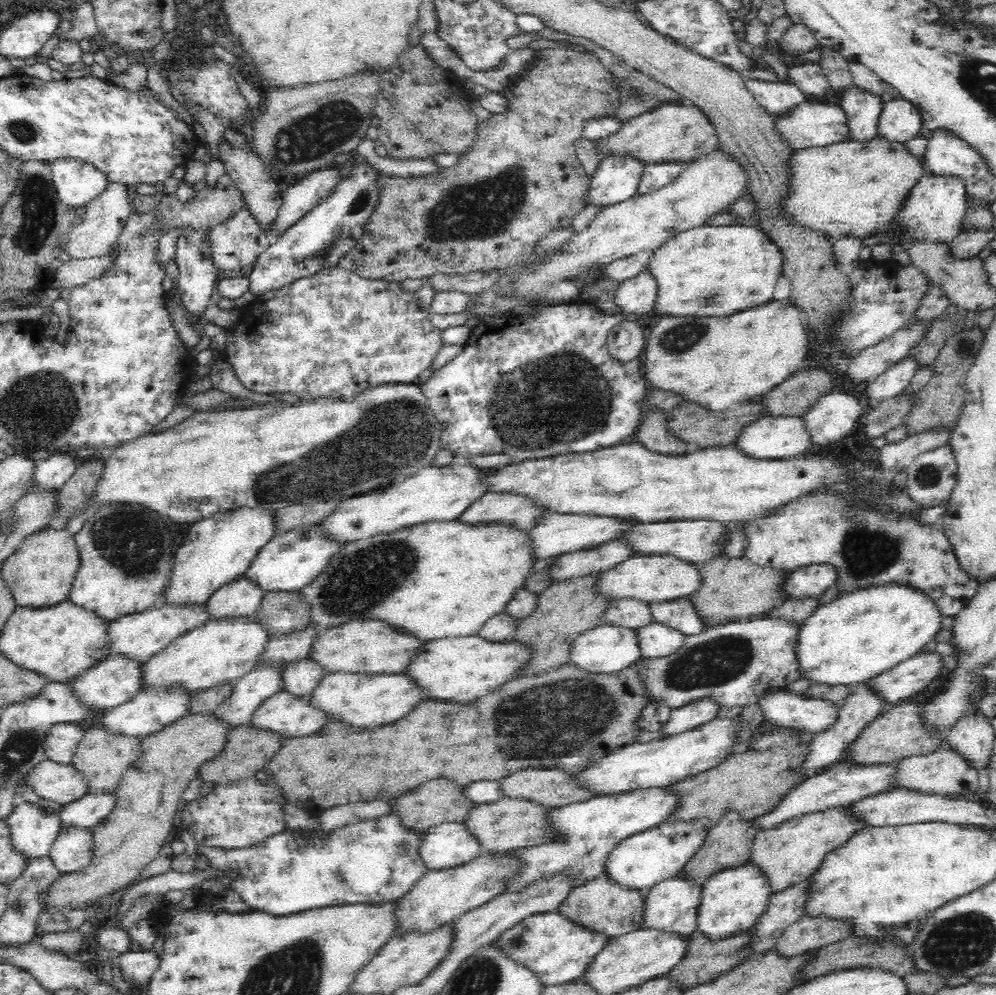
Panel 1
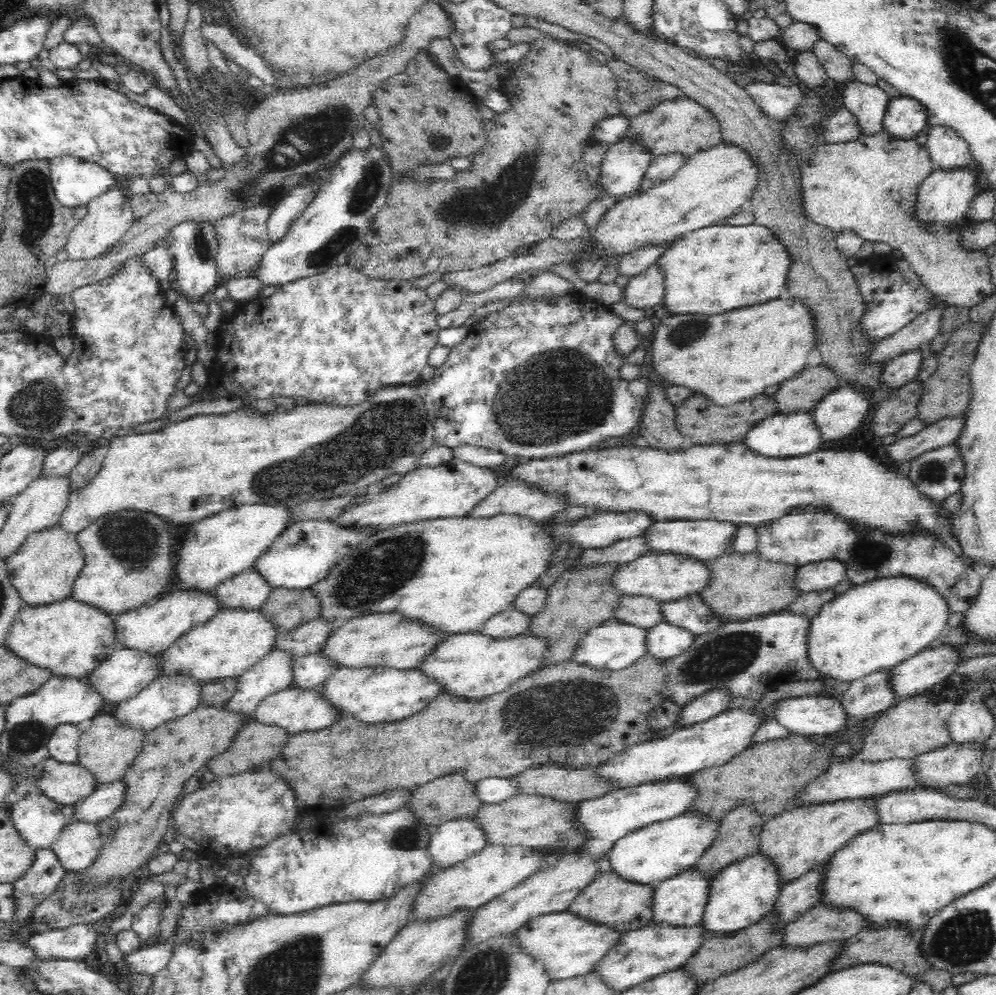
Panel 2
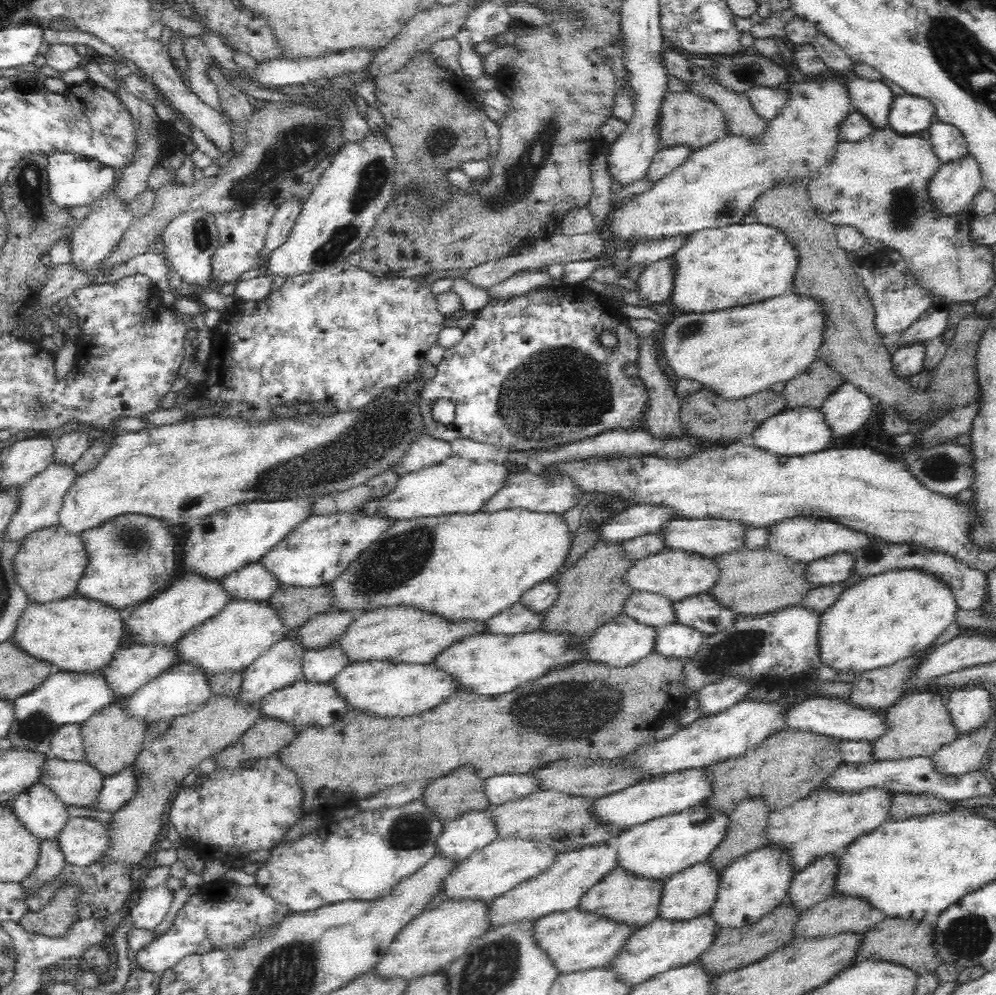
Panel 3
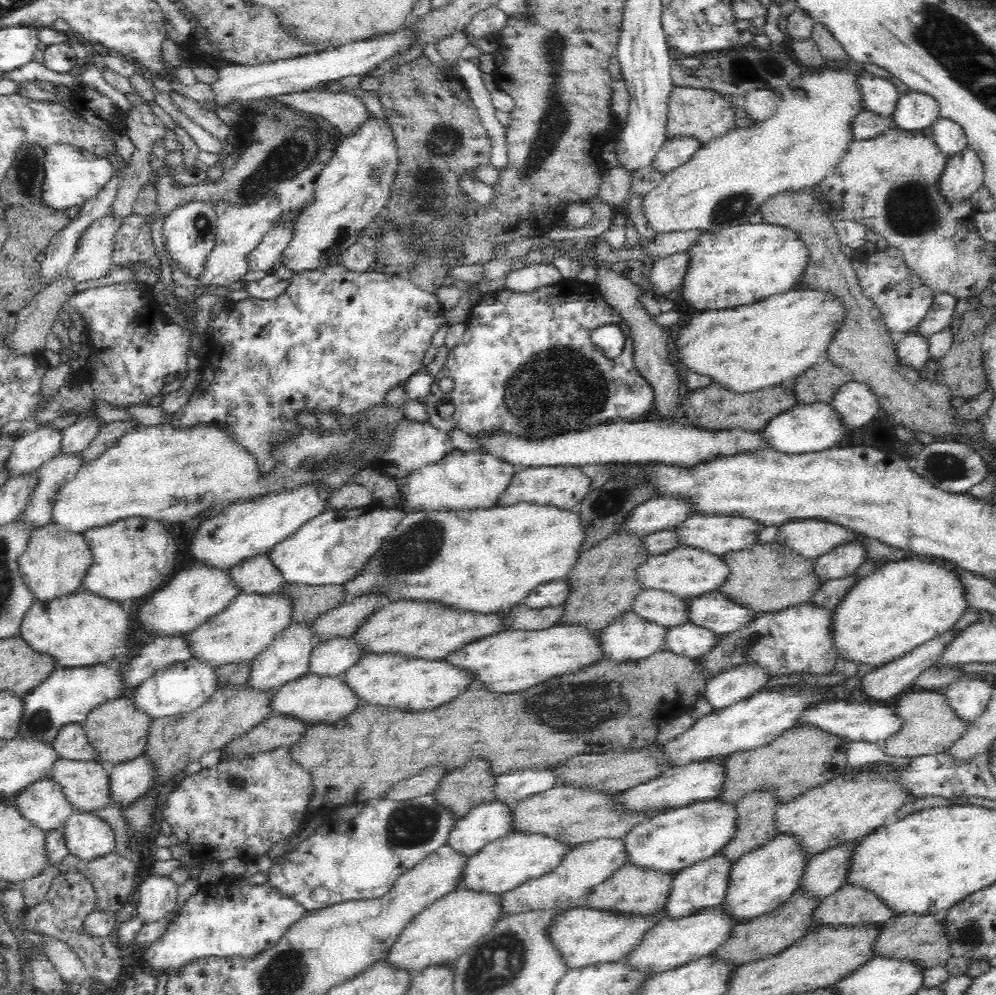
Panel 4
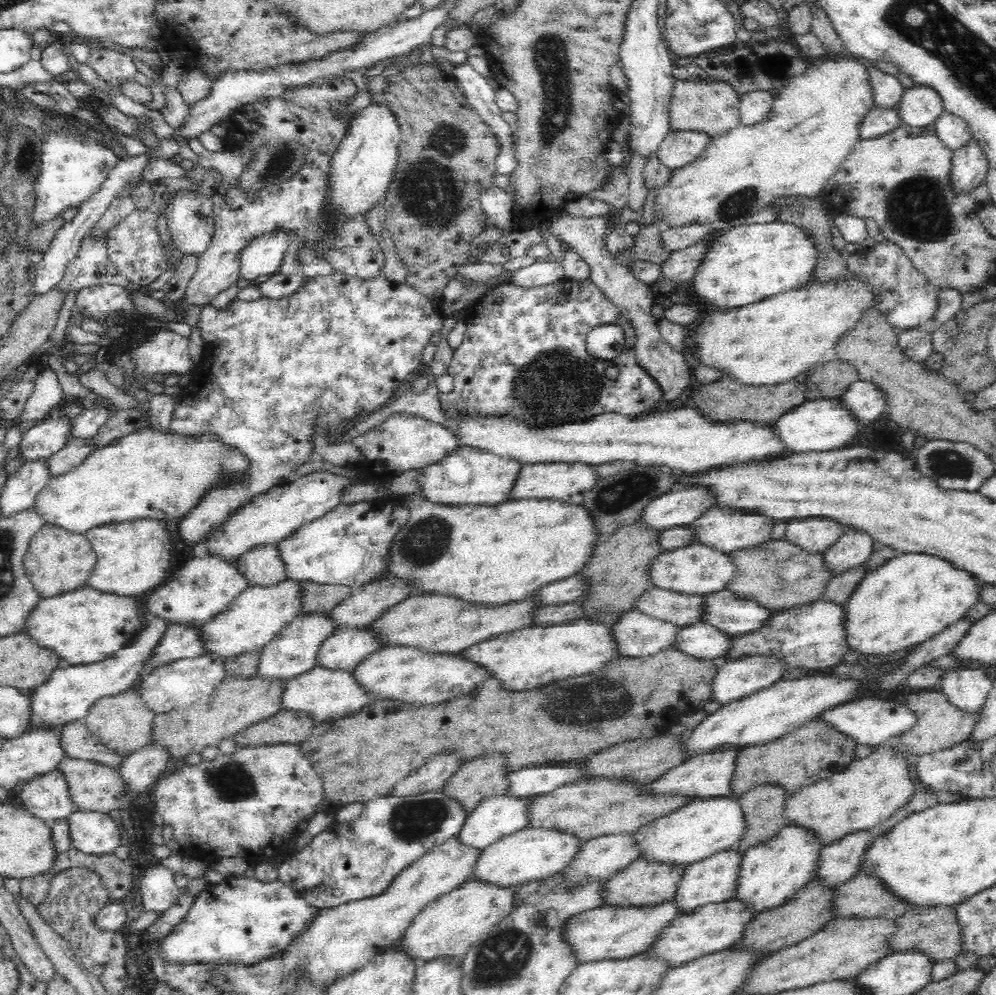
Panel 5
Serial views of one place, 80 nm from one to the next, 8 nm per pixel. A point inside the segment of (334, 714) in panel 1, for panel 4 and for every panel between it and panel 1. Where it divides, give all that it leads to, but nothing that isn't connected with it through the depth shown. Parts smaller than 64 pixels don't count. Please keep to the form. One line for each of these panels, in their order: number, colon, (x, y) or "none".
2: (375, 694)
3: (382, 686)
4: (393, 678)

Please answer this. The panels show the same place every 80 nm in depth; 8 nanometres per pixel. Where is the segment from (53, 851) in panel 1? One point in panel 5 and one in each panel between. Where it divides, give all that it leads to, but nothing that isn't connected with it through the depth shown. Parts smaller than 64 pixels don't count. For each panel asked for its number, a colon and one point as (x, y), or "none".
2: (78, 845)
3: (84, 840)
4: (88, 836)
5: (94, 832)

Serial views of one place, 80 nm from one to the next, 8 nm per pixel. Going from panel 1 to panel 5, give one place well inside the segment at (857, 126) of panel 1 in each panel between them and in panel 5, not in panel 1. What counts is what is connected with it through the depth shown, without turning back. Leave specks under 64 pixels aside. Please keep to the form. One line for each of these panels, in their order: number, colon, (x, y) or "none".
2: (869, 103)
3: (873, 98)
4: (881, 96)
5: (888, 92)

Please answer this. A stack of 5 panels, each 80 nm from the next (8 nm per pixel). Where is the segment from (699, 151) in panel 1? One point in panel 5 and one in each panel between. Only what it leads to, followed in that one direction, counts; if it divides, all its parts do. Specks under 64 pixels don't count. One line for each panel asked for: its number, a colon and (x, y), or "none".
2: (683, 125)
3: (688, 118)
4: (705, 114)
5: (711, 106)

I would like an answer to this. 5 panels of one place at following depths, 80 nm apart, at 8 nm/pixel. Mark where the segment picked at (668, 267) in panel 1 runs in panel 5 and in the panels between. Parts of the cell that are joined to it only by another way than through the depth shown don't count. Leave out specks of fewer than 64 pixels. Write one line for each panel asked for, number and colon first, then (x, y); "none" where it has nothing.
2: (722, 267)
3: (718, 267)
4: (742, 264)
5: (745, 264)

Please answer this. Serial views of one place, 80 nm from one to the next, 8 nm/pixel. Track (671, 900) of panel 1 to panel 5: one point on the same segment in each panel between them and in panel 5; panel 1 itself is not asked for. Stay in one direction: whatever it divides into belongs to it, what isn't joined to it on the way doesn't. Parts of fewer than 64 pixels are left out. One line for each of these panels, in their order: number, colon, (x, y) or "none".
2: (680, 900)
3: (690, 893)
4: (704, 884)
5: (715, 879)

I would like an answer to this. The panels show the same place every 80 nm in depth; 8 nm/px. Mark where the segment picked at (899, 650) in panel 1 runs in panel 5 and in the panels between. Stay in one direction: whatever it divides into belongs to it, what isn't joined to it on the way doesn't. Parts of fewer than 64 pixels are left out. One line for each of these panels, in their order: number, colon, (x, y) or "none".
2: (876, 625)
3: (891, 615)
4: (902, 604)
5: (911, 598)

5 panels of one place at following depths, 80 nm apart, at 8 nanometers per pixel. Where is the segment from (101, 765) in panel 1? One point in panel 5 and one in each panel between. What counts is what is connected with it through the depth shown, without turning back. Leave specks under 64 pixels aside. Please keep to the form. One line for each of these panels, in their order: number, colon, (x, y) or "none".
2: (107, 747)
3: (113, 738)
4: (118, 729)
5: (124, 721)

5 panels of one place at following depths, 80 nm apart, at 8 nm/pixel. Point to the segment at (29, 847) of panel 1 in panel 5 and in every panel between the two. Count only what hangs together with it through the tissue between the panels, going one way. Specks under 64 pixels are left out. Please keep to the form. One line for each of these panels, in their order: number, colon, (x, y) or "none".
2: (37, 817)
3: (39, 808)
4: (43, 802)
5: (46, 796)

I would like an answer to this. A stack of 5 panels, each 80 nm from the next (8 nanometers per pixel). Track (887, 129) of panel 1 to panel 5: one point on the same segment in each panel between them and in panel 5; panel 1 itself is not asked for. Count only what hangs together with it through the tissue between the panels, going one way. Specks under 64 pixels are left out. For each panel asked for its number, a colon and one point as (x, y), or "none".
2: (906, 118)
3: (909, 114)
4: (914, 110)
5: (920, 106)

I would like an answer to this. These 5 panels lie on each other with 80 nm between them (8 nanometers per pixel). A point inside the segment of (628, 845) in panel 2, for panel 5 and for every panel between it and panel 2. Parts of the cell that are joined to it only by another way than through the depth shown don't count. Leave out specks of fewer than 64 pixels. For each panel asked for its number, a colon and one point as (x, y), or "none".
3: (662, 846)
4: (680, 837)
5: (706, 826)

